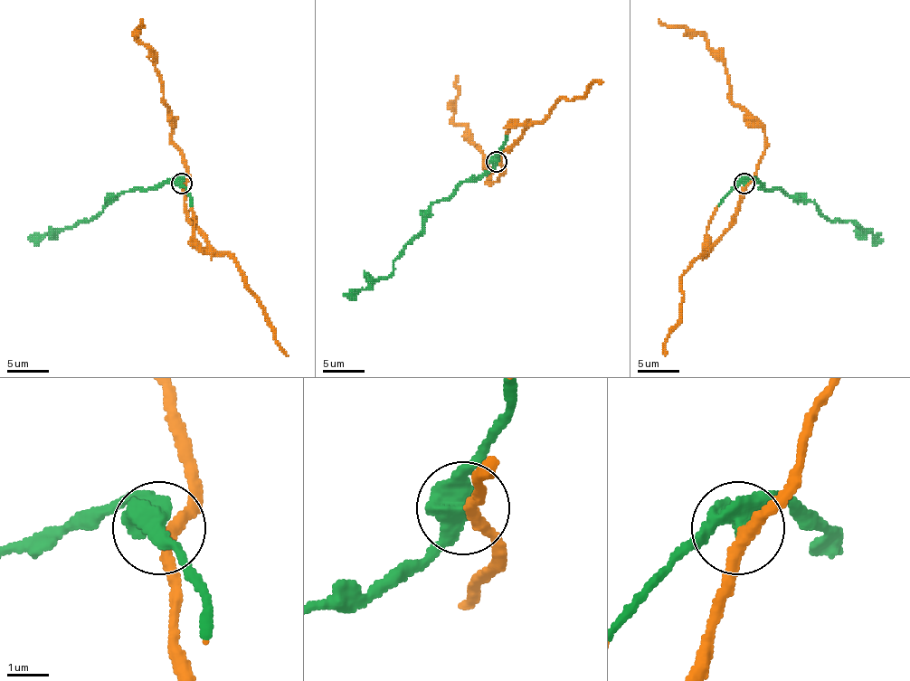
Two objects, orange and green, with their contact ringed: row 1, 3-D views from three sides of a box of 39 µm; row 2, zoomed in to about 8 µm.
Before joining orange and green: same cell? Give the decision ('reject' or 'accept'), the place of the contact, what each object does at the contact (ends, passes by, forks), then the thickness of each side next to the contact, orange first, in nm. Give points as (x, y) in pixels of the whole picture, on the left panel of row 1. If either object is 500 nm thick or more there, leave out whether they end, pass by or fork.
accept; place (181, 184); orange passes by; green passes by; calibres 280 and 480 nm

